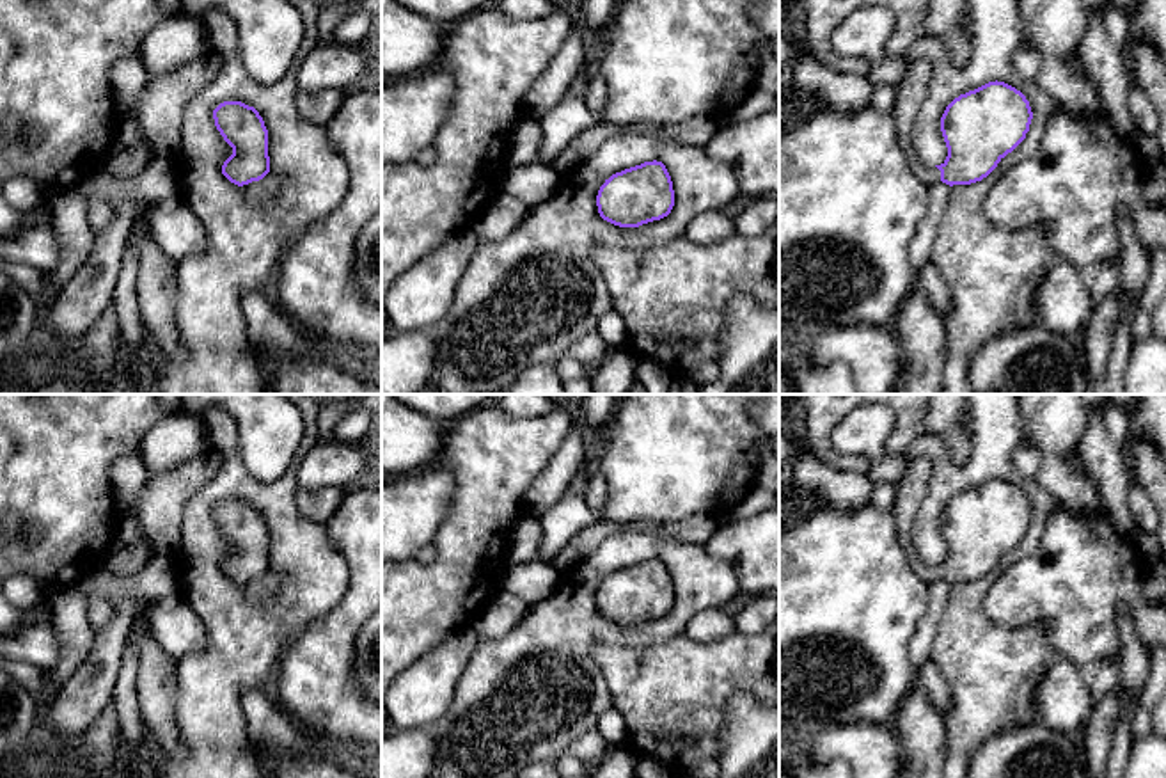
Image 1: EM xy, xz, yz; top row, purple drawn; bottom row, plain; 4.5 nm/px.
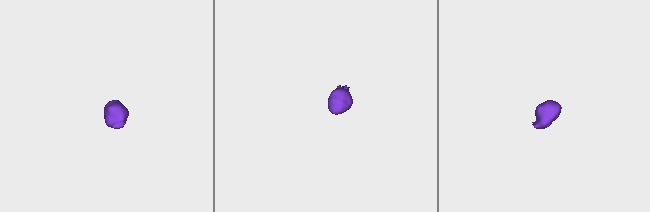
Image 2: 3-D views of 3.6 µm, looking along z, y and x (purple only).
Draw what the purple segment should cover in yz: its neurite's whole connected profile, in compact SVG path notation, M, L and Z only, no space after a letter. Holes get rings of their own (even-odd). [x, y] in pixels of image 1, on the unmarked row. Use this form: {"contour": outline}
{"contour": "M912 458L896 485L893 520L909 565L926 584L939 579L949 584L981 579L1026 536L1033 517L1029 499L997 478L960 492L941 515L948 554L941 563L926 563L912 544L912 526L930 478L930 460Z"}

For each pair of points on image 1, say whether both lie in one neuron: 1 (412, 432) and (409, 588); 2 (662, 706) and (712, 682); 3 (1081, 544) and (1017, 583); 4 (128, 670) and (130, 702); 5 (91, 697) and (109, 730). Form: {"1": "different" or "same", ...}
{"1": "different", "2": "same", "3": "same", "4": "same", "5": "different"}

